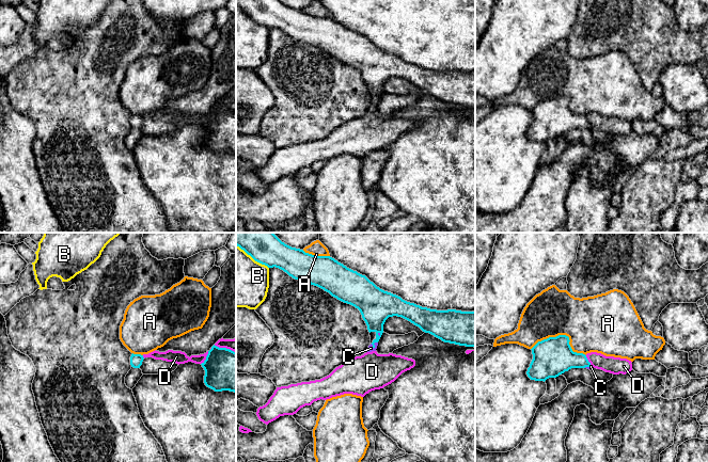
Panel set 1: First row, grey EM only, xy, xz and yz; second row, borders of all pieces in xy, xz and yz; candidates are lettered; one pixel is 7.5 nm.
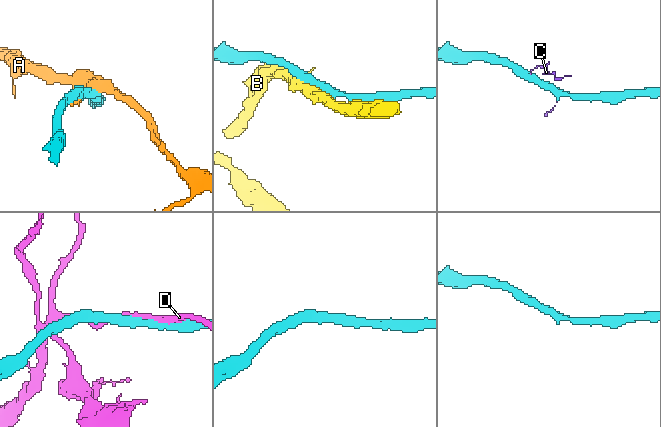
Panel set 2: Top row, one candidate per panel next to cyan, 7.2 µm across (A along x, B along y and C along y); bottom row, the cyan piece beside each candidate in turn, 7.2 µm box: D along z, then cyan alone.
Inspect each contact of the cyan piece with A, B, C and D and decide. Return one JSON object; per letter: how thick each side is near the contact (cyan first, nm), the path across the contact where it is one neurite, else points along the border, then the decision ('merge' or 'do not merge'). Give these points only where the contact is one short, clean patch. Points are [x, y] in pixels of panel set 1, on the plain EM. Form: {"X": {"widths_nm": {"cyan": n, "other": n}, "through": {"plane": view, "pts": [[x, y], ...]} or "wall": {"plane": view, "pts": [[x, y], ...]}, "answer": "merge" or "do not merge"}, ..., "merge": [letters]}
{"A": {"widths_nm": {"cyan": 280, "other": 420}, "answer": "do not merge"}, "B": {"widths_nm": {"cyan": 200, "other": 400}, "answer": "do not merge"}, "C": {"widths_nm": {"cyan": 200, "other": 40}, "answer": "merge"}, "D": {"widths_nm": {"cyan": 300, "other": 100}, "answer": "do not merge"}, "merge": ["C"]}

